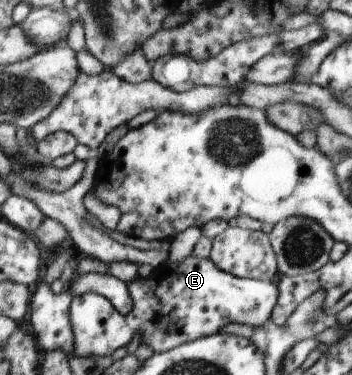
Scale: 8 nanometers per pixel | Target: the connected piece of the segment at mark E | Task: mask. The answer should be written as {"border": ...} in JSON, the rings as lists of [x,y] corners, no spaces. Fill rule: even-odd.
{"border":[[[191,254],[183,262],[165,260],[152,270],[147,278],[133,278],[127,282],[131,307],[124,315],[109,302],[105,295],[99,293],[83,293],[74,296],[69,306],[69,318],[75,338],[73,357],[111,356],[123,346],[127,346],[135,336],[141,337],[141,344],[152,348],[154,353],[173,350],[180,344],[207,338],[219,333],[223,326],[229,324],[249,324],[249,326],[263,326],[270,320],[273,307],[276,304],[279,290],[277,284],[259,279],[246,279],[221,270],[210,258],[199,258]]]}

